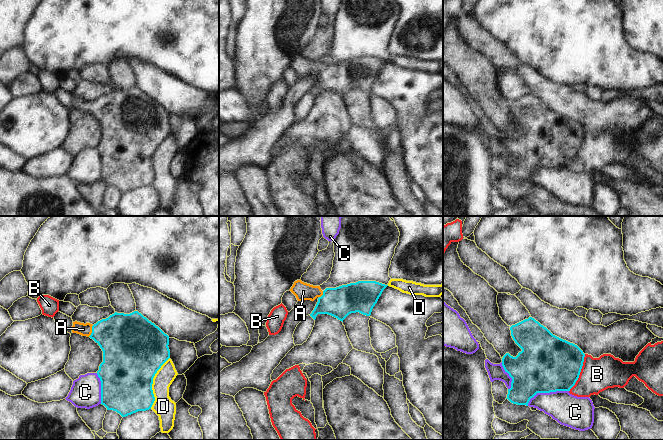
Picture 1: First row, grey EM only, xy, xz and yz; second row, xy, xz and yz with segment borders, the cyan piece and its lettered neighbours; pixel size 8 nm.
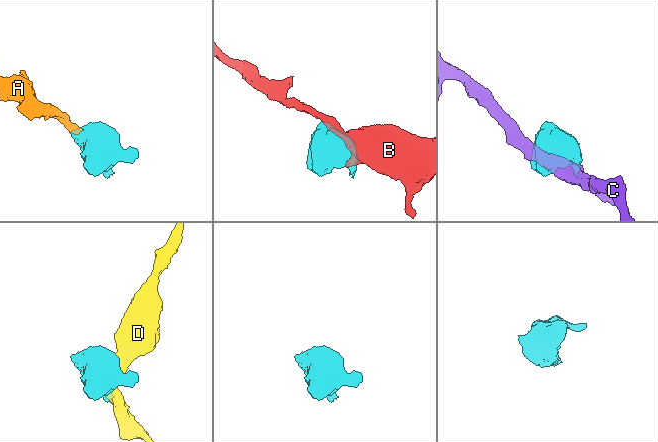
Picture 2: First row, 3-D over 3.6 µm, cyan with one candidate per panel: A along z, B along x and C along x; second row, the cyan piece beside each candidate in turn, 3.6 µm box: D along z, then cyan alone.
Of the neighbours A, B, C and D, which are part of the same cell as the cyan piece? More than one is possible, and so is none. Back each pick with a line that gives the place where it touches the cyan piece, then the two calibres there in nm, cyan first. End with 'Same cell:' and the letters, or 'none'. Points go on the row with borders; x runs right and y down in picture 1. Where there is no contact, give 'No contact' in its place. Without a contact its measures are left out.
A: Touches cyan at xy (92, 331). Thickness 380 nm (cyan) against 100 nm
Same cell: A.

